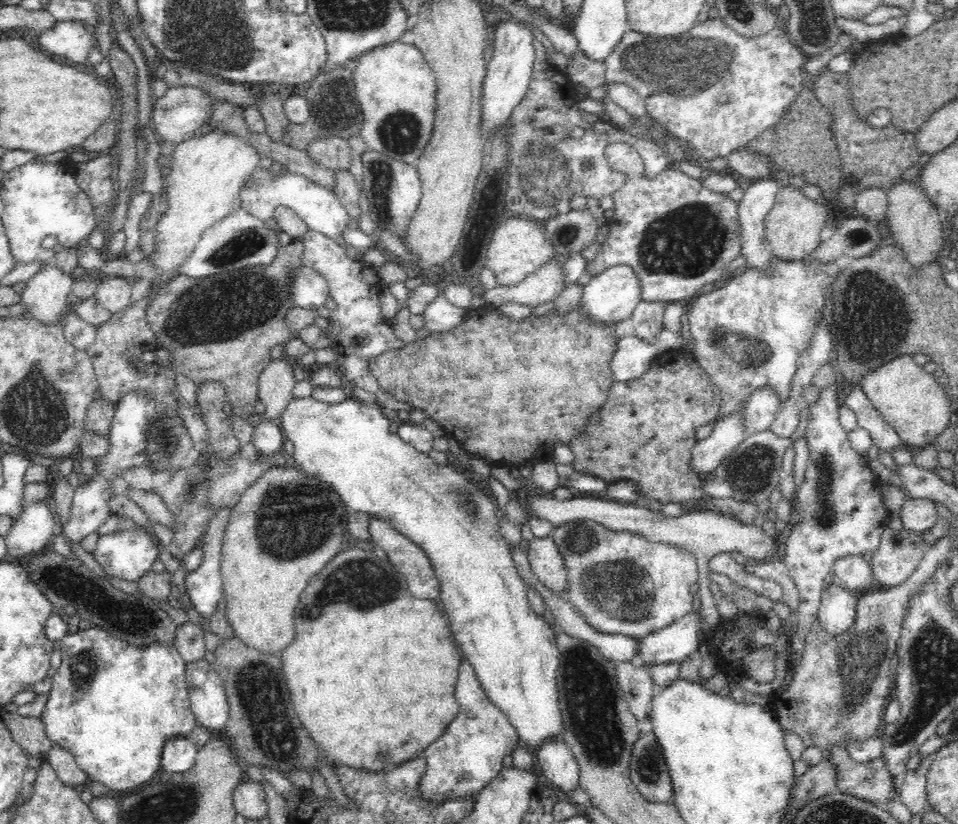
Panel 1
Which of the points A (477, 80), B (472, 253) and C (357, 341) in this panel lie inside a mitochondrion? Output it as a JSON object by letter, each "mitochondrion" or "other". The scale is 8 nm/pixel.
{"A":"other","B":"other","C":"other"}

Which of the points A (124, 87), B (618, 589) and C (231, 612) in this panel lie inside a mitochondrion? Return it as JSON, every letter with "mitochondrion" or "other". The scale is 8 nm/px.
{"A":"other","B":"mitochondrion","C":"other"}

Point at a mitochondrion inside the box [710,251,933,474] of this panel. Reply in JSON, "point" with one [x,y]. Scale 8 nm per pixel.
{"point":[863,288]}

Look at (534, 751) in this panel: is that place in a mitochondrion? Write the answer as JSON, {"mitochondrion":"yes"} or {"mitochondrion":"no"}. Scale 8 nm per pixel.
{"mitochondrion":"no"}

